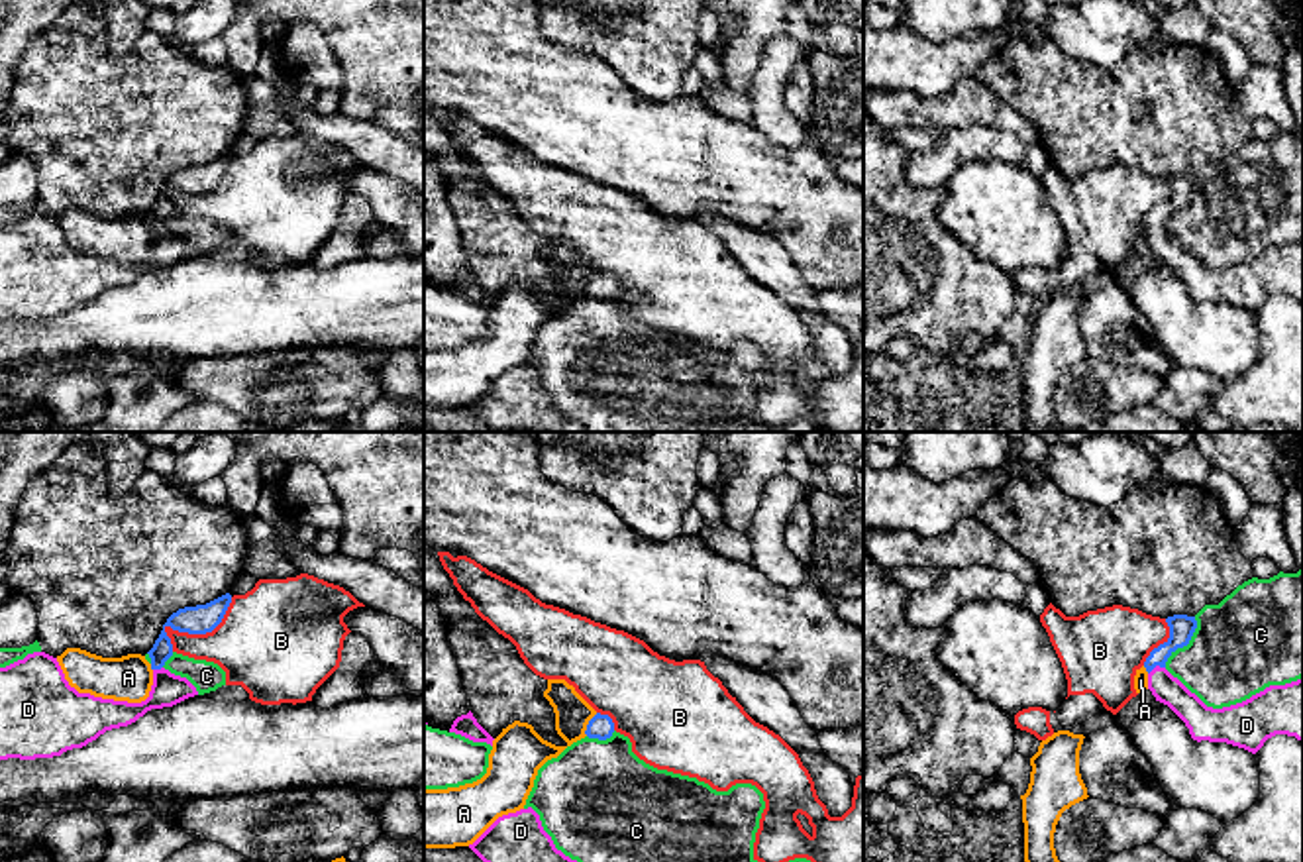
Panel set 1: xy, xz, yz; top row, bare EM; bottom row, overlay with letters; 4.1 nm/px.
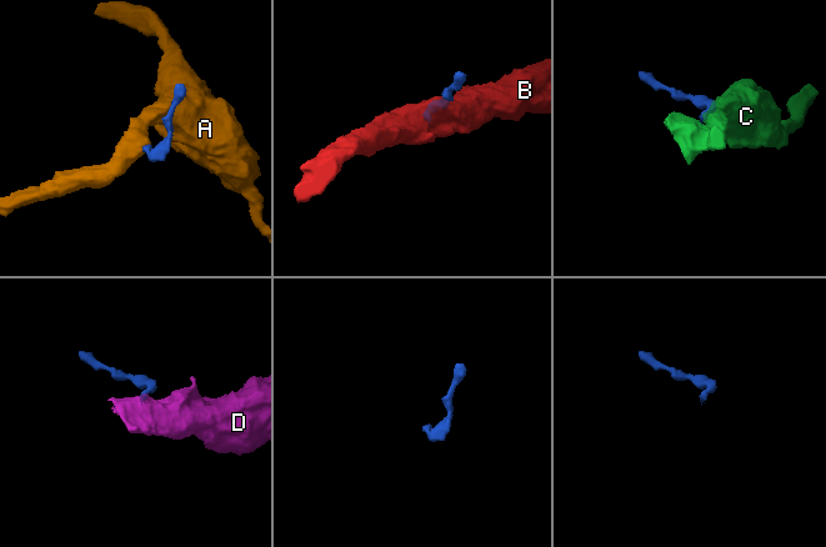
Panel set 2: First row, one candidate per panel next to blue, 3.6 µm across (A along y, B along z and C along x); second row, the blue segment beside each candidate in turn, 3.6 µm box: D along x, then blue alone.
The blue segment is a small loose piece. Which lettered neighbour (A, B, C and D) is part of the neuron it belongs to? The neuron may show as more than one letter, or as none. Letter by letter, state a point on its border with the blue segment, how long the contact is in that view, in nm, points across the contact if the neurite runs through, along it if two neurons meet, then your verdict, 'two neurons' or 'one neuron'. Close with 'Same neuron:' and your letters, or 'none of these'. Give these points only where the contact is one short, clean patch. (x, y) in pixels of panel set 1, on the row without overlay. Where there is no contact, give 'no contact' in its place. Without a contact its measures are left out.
A: contact xz (587, 285); length 110 nm; border xz (597, 273), (589, 281), (585, 295); two neurons
B: contact xy (193, 193); length 340 nm; two neurons
C: contact yz (1186, 205); length 240 nm; border yz (1196, 177), (1192, 199), (1164, 226); two neurons
D: contact yz (1156, 224); length 80 nm; way yz (1182, 187), (1156, 224), (1156, 234), (1168, 250); one neuron
Same neuron: D

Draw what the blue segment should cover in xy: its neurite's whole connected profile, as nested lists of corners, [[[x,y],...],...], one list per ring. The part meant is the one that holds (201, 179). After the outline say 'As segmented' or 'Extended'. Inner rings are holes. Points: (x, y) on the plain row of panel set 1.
[[[226,153],[206,165],[179,169],[167,179],[159,198],[155,200],[153,208],[147,212],[151,218],[153,245],[151,245],[149,257],[141,263],[114,261],[114,259],[94,257],[90,253],[78,253],[65,240],[65,234],[57,218],[45,212],[27,214],[24,220],[18,220],[6,228],[0,228],[0,320],[8,320],[8,318],[35,320],[35,318],[61,316],[67,310],[86,306],[88,302],[96,300],[106,291],[135,283],[139,277],[143,277],[151,269],[173,267],[188,257],[198,255],[196,247],[186,238],[175,236],[163,228],[165,222],[173,216],[173,204],[165,189],[171,187],[173,190],[188,192],[188,194],[212,192],[222,183],[230,163],[232,163],[232,155]]]. Extended

